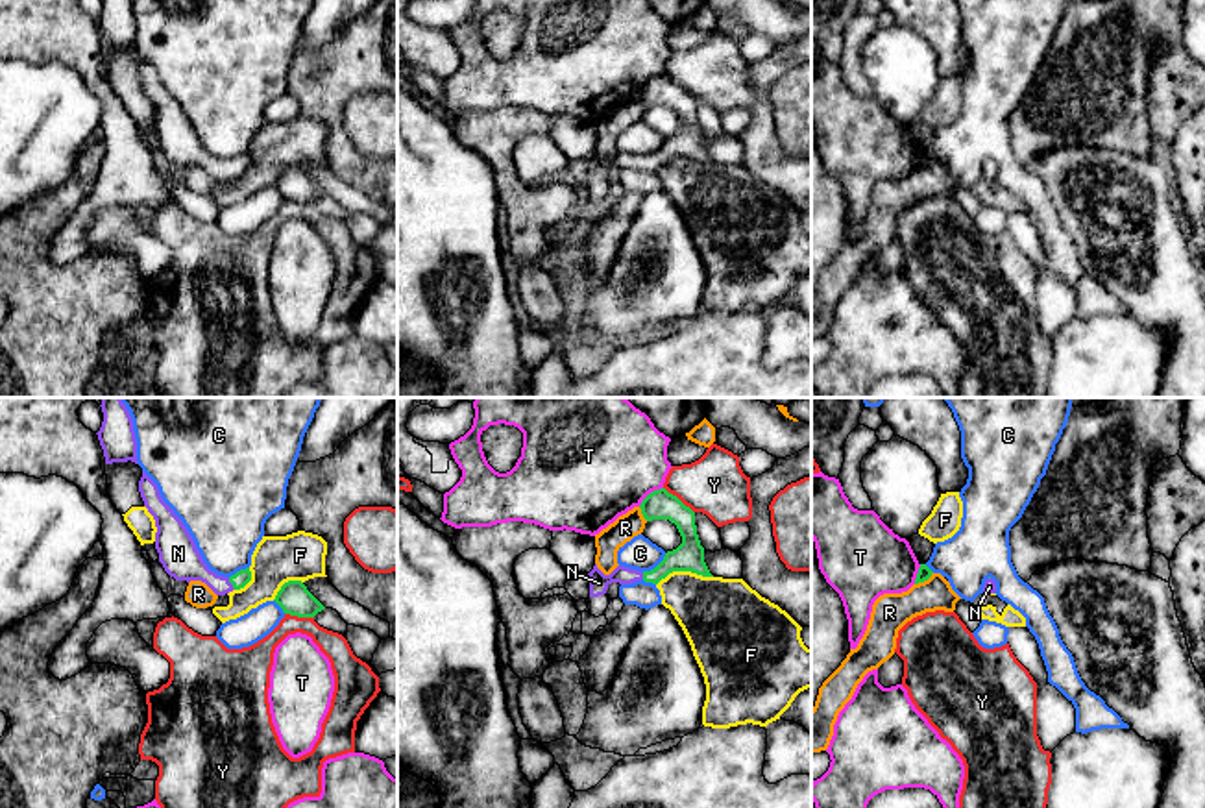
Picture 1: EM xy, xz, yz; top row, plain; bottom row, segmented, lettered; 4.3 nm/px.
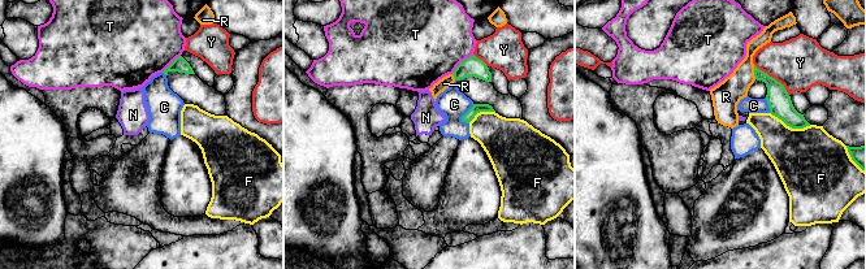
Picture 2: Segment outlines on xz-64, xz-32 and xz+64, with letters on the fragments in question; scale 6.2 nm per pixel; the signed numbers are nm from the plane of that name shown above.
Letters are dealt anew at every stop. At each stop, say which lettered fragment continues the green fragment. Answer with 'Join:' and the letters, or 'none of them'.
Join: N

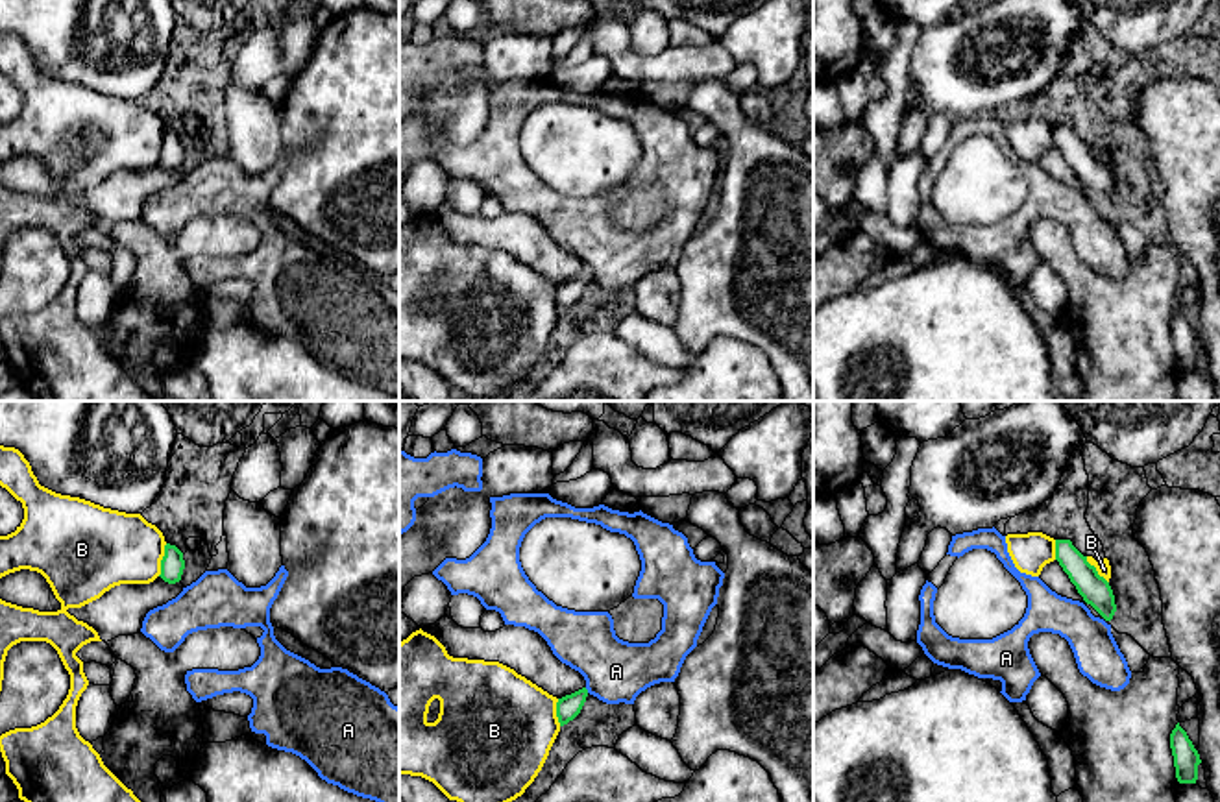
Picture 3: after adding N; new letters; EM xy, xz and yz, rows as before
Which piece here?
Join: none of them

